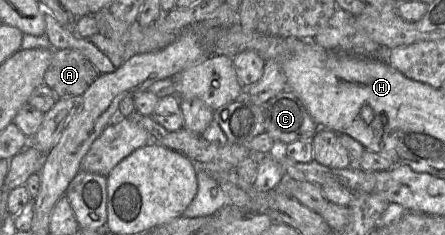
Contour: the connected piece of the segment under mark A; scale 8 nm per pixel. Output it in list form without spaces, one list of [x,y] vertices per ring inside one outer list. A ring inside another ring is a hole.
[[[74,49],[54,50],[44,75],[44,84],[51,88],[57,97],[78,97],[89,88],[98,75],[97,69],[81,52]]]

